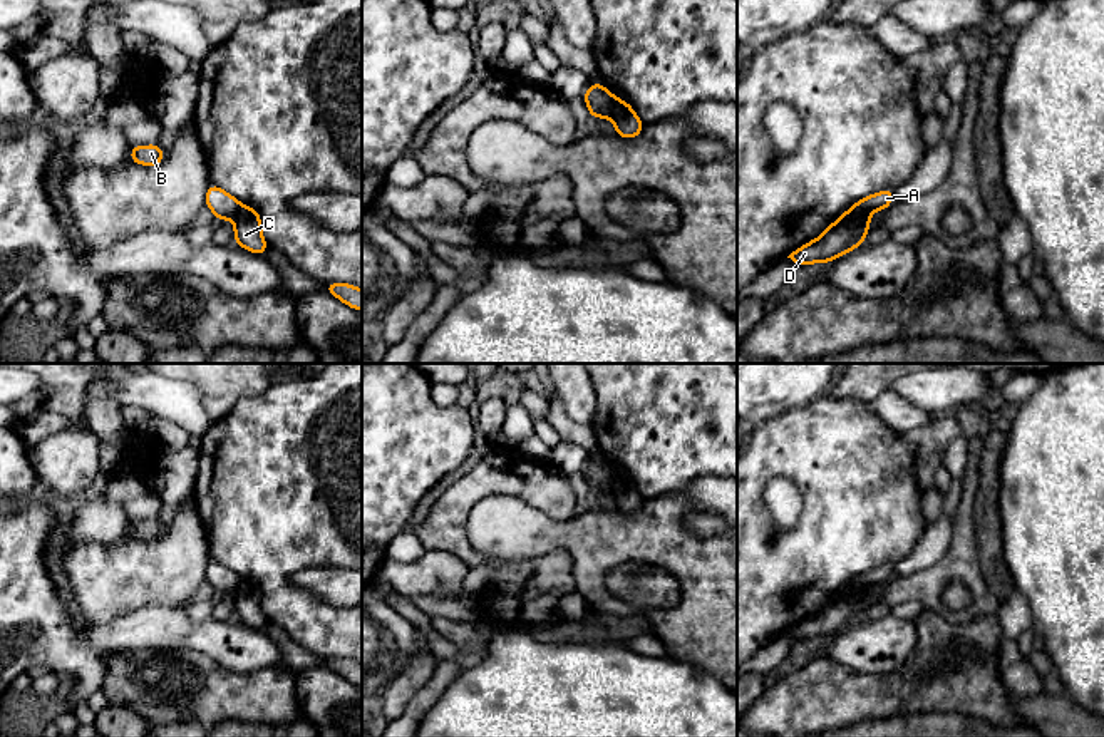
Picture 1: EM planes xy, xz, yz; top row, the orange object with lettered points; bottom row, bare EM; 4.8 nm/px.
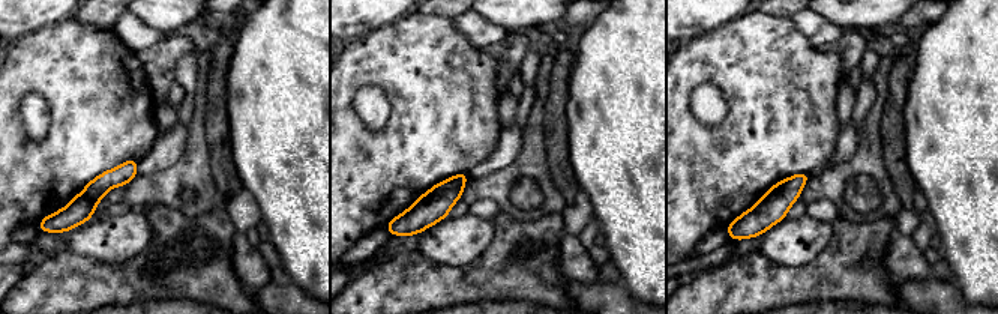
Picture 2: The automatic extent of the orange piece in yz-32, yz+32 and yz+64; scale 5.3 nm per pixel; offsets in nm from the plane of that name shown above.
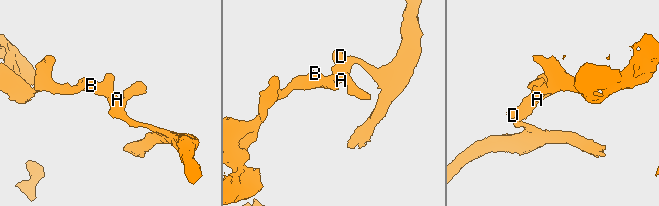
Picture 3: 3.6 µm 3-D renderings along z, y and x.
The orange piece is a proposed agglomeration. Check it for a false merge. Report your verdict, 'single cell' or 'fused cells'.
fused cells

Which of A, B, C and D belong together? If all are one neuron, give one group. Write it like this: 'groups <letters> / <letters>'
groups A B / C D

